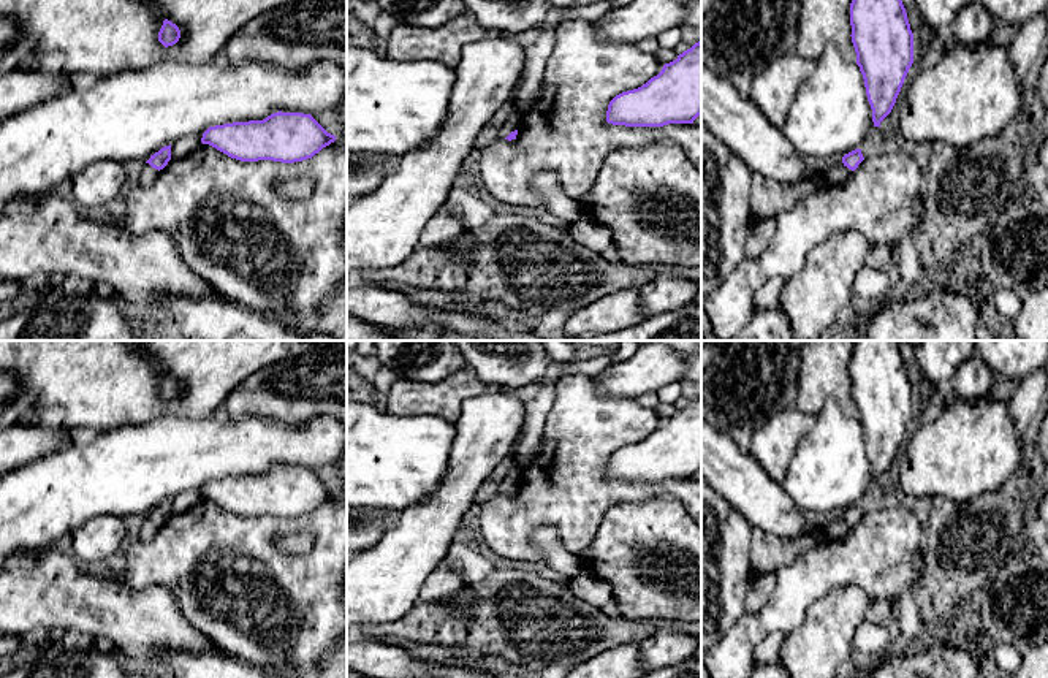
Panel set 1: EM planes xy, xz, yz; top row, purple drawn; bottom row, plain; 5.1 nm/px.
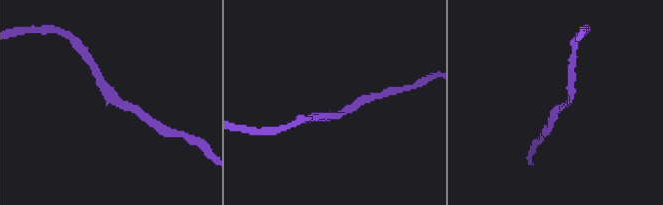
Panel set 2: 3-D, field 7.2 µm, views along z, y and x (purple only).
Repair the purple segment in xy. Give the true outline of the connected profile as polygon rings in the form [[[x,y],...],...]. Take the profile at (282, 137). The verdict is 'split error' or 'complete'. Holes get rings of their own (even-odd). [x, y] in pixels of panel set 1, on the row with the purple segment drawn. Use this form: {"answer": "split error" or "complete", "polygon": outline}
{"answer": "complete", "polygon": [[[274,112],[263,120],[209,127],[201,138],[241,162],[272,160],[294,163],[312,158],[336,141],[312,114]]]}

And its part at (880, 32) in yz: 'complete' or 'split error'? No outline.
complete

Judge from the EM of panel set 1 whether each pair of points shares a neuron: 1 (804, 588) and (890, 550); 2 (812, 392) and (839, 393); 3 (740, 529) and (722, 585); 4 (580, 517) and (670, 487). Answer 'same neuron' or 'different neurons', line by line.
1: same neuron
2: same neuron
3: same neuron
4: same neuron

